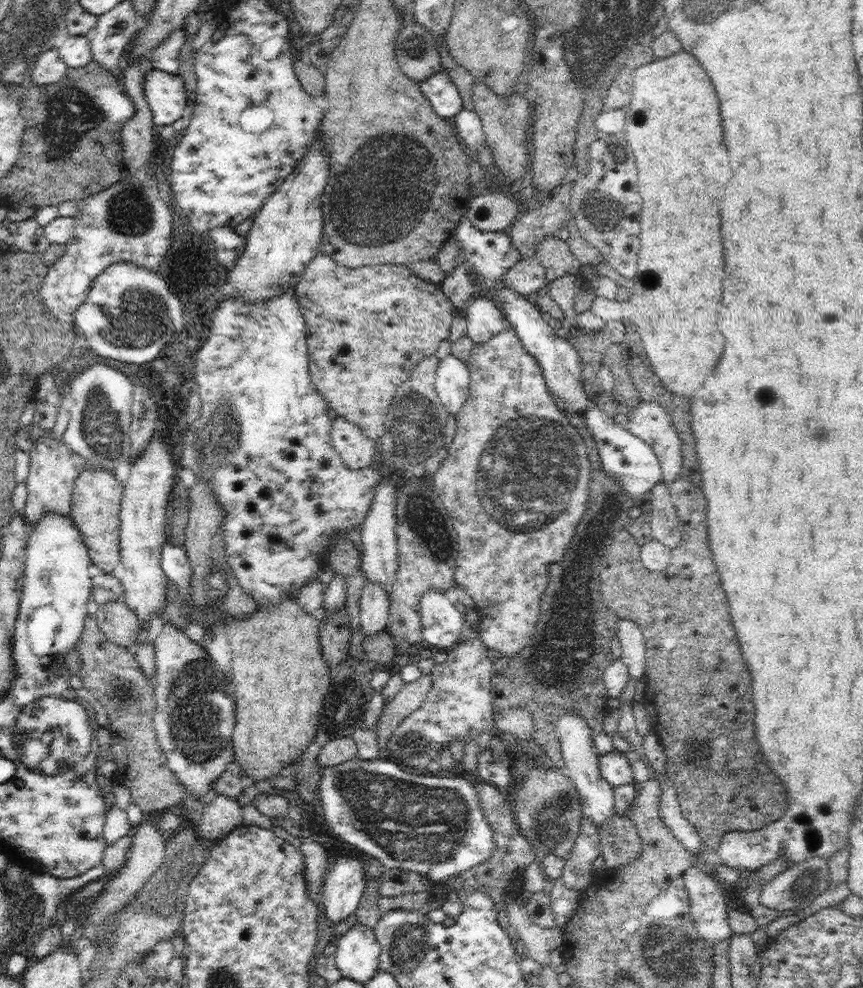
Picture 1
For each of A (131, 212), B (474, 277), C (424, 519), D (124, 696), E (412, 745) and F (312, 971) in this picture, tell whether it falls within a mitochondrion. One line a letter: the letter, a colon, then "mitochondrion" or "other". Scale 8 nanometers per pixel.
A: mitochondrion
B: other
C: mitochondrion
D: mitochondrion
E: mitochondrion
F: other

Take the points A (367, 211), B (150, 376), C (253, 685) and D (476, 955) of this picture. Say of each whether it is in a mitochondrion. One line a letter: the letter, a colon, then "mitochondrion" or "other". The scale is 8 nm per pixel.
A: mitochondrion
B: other
C: other
D: other

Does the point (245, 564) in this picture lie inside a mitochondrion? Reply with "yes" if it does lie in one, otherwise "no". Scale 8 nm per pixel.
no

